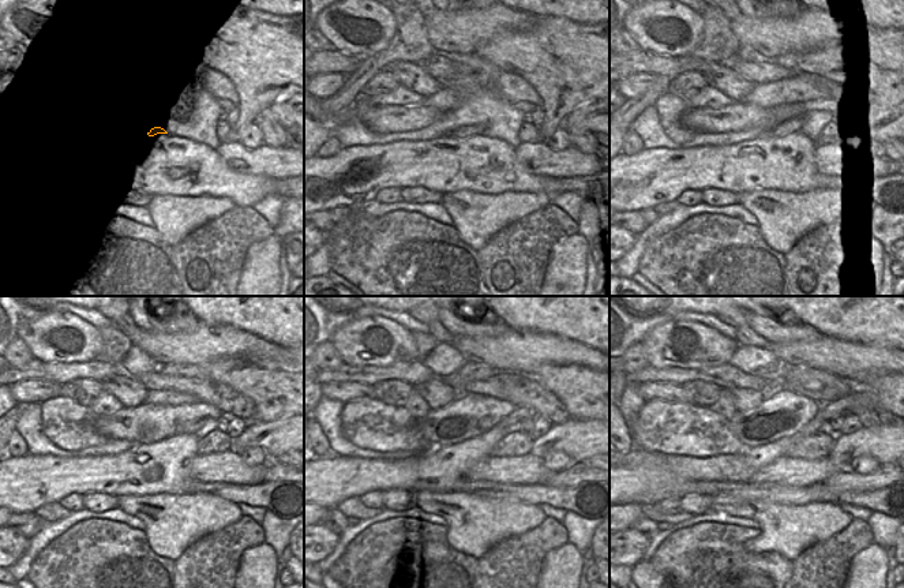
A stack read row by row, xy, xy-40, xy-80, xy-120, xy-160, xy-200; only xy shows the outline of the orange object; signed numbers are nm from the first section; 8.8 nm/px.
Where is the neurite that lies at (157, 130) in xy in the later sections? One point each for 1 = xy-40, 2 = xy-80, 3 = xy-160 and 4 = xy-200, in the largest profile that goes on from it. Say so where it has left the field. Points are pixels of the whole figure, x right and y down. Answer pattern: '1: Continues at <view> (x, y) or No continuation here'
1: Continues at xy-40 (472, 130)
2: Continues at xy-80 (794, 124)
3: Continues at xy-160 (520, 412)
4: Continues at xy-200 (862, 397)

